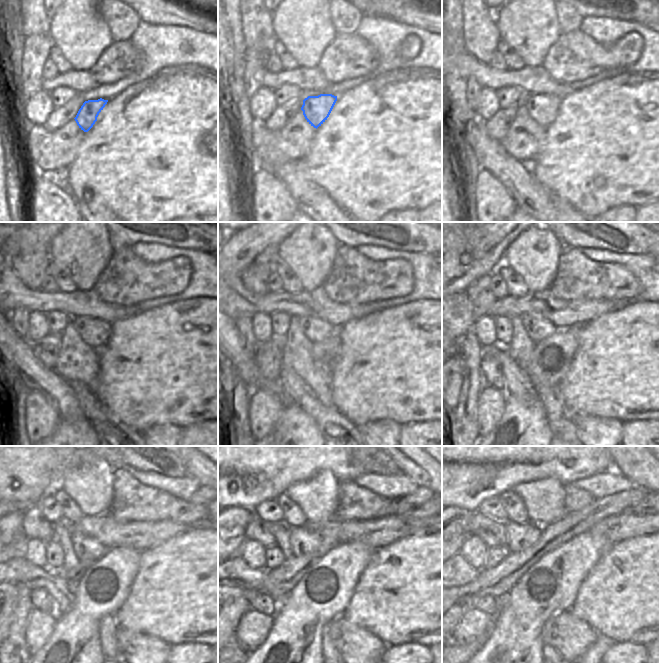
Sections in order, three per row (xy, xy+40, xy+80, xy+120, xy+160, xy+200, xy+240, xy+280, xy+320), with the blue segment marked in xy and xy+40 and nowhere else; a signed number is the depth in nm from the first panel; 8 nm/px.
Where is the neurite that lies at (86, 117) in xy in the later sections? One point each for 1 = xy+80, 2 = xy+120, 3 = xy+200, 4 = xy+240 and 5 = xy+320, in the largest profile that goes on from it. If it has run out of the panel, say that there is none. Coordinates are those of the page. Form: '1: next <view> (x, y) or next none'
1: next xy+80 (543, 108)
2: next xy+120 (95, 332)
3: next xy+200 (538, 328)
4: next xy+240 (88, 550)
5: next xy+320 (520, 537)

